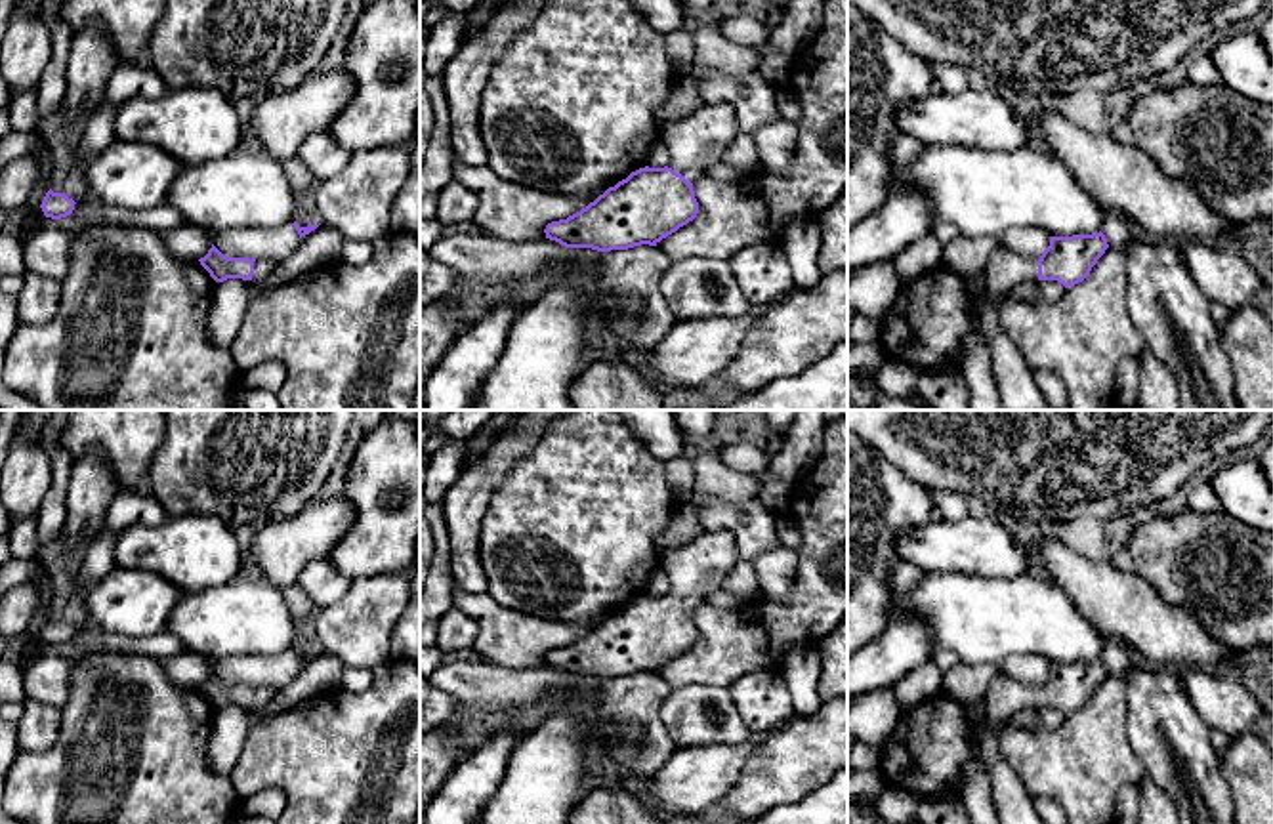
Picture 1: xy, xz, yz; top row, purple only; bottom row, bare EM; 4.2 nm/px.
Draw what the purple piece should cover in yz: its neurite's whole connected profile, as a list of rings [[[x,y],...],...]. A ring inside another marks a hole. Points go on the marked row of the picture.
[[[1105,235],[1050,237],[1040,259],[1027,259],[998,244],[991,254],[983,278],[987,290],[1006,296],[1025,280],[1057,280],[1065,288],[1082,282],[1109,248]]]

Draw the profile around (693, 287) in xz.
[[[683,258],[660,275],[660,294],[676,320],[704,317],[739,317],[750,309],[731,261]]]

